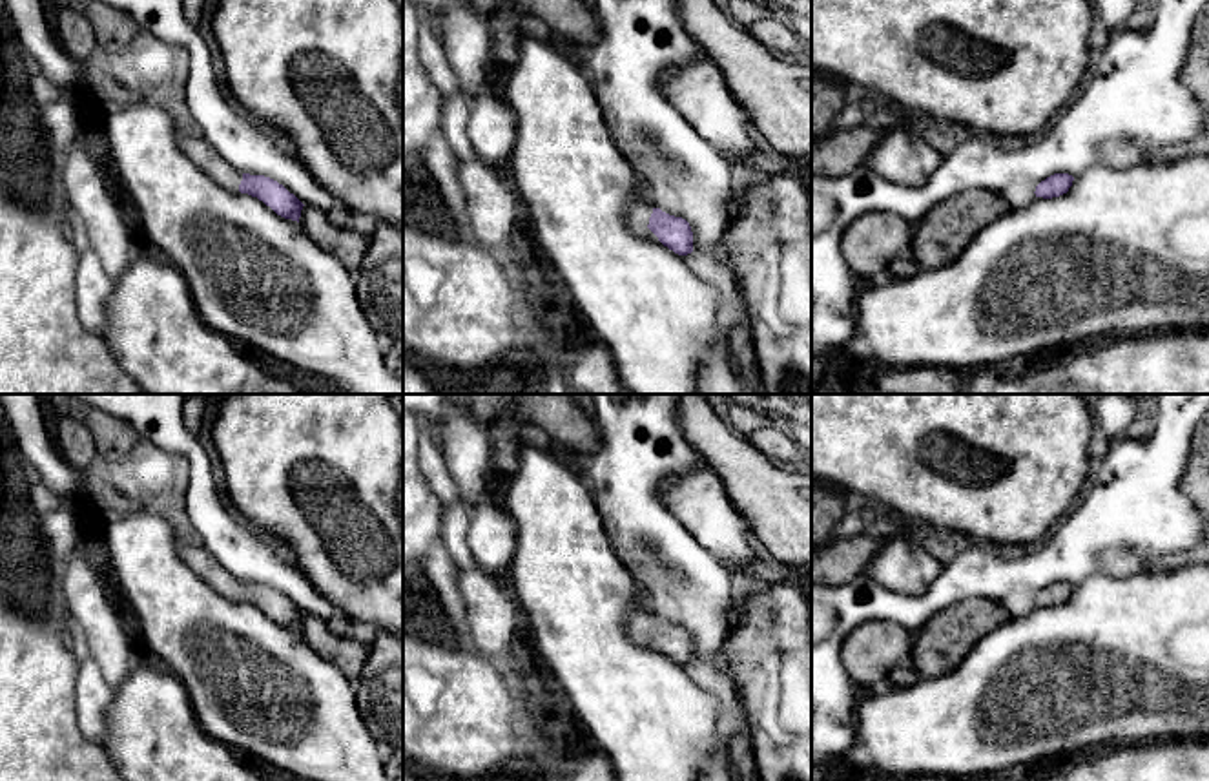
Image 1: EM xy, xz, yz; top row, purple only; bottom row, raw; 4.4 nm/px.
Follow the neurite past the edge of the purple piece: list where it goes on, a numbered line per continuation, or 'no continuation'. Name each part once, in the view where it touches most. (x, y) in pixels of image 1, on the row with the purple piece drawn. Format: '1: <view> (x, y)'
1: xz (639, 214)

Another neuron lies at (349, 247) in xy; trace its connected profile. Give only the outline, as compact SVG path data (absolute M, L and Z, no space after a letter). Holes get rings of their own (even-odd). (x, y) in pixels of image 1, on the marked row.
M303 206L299 224L317 246L334 254L350 272L357 274L368 248L368 237L336 226L323 210L314 206Z

